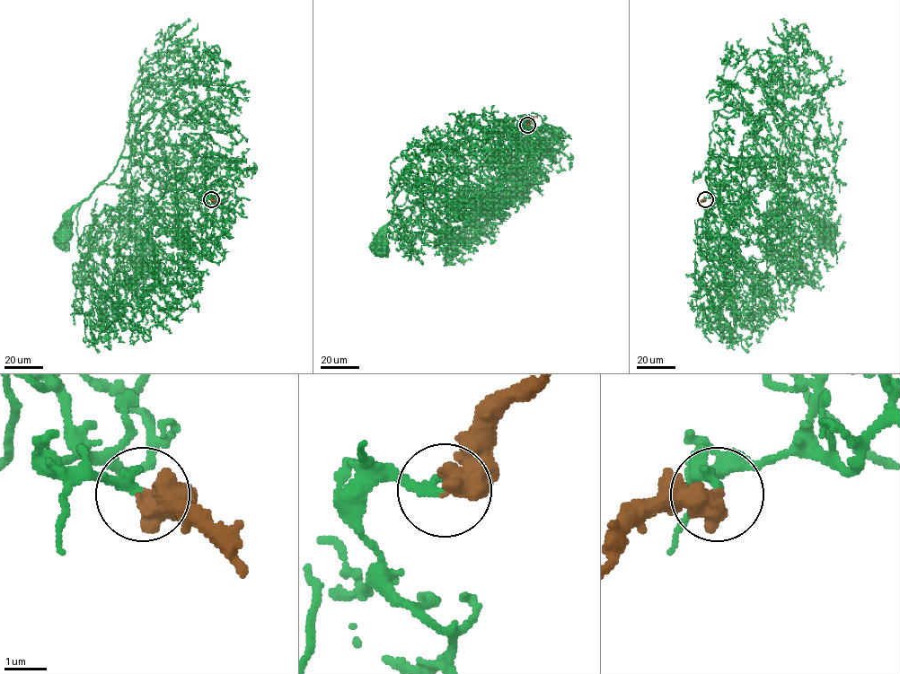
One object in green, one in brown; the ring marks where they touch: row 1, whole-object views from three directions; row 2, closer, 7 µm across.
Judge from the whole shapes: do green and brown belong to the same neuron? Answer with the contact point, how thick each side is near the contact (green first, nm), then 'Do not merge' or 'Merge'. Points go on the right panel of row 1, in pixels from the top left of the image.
Place: (705, 199). Thickness 240 nm (green) against 600 nm. Merge

